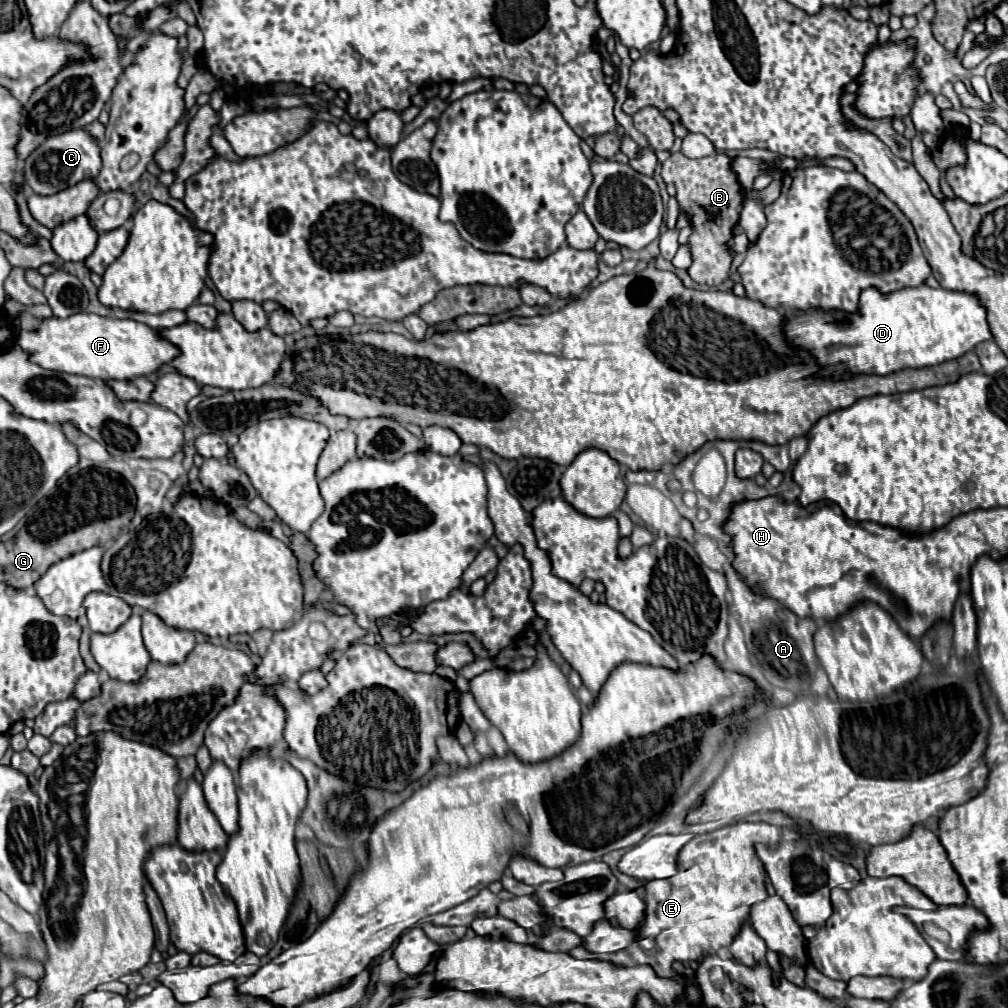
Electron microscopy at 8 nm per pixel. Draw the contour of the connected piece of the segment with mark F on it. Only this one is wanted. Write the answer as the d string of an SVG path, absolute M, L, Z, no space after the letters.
M77 313L67 319L43 319L37 331L21 331L19 345L29 355L29 361L41 365L43 369L95 377L103 381L109 377L131 379L155 373L163 363L169 363L179 355L177 347L161 339L155 329L133 319L101 317L95 313Z

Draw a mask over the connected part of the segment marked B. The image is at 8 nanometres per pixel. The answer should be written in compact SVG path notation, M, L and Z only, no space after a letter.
M673 153L663 163L661 177L677 187L679 207L681 211L691 215L691 223L695 227L695 233L689 239L693 253L693 265L689 267L691 279L709 287L723 283L729 277L729 265L733 259L727 241L739 221L739 211L743 203L743 191L731 169L729 155L713 153L703 159L689 159L681 153Z

